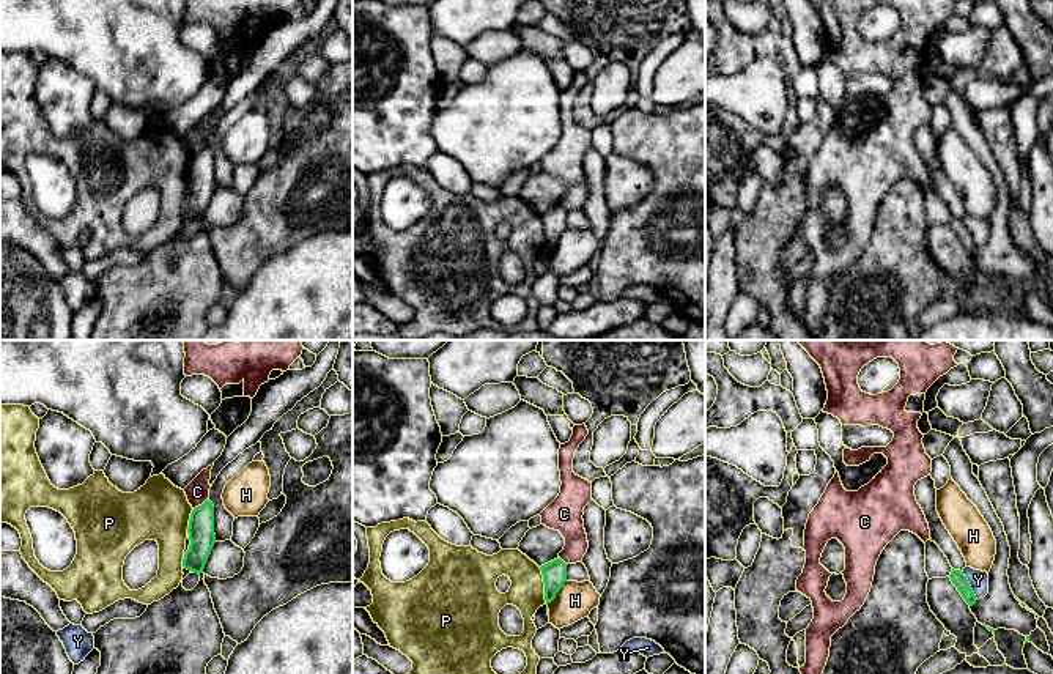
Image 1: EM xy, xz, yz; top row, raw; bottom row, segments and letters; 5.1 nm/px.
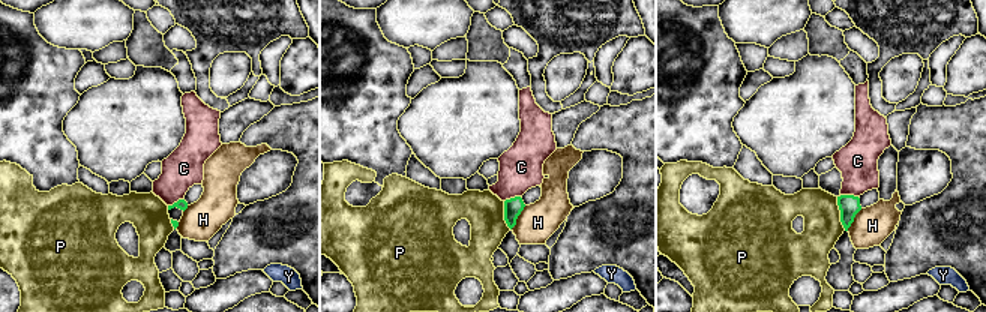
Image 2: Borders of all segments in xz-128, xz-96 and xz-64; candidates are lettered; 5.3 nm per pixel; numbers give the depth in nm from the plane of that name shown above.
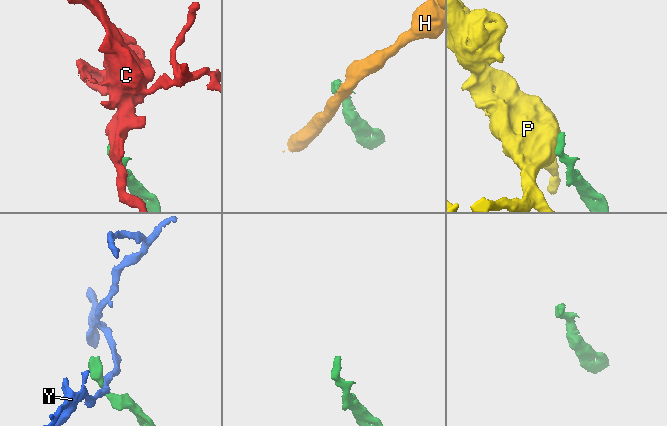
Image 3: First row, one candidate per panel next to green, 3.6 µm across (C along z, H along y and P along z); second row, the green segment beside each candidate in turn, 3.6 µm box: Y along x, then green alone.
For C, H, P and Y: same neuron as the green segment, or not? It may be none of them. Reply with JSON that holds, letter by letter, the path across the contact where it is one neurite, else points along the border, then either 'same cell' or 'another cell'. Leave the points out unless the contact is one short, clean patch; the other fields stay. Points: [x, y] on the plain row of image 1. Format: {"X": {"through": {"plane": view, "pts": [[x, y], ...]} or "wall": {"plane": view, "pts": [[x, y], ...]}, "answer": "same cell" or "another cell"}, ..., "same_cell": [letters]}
{"C": {"wall": {"plane": "xy", "pts": [[208, 145], [194, 156]]}, "answer": "another cell"}, "H": {"wall": {"plane": "xz", "pts": [[565, 227], [556, 243], [546, 251]]}, "answer": "another cell"}, "P": {"wall": {"plane": "xz", "pts": [[539, 214], [543, 224], [543, 246], [546, 251]]}, "answer": "another cell"}, "Y": {"wall": {"plane": "yz", "pts": [[962, 218], [978, 246]]}, "answer": "another cell"}, "same_cell": []}

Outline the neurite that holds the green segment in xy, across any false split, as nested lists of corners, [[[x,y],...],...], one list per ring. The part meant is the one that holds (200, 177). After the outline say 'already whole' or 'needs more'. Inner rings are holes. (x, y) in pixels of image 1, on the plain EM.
[[[209,146],[192,157],[187,180],[190,192],[184,200],[183,214],[200,222],[216,191],[214,153]]] | already whole

